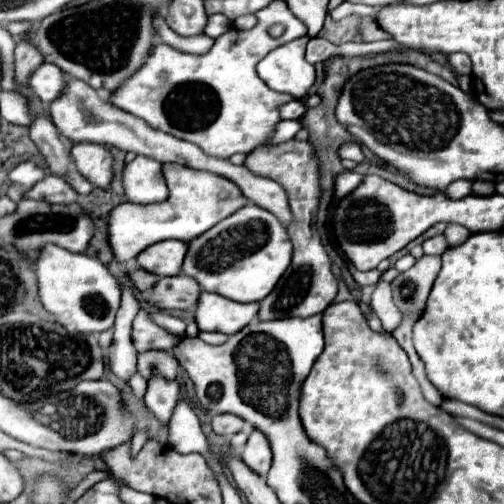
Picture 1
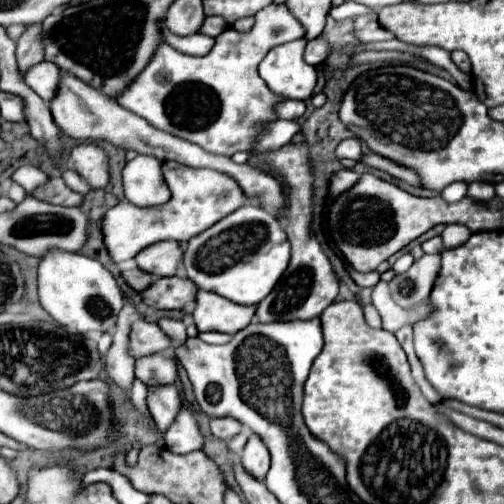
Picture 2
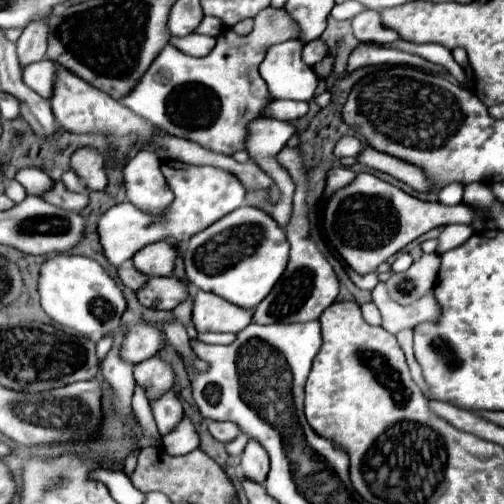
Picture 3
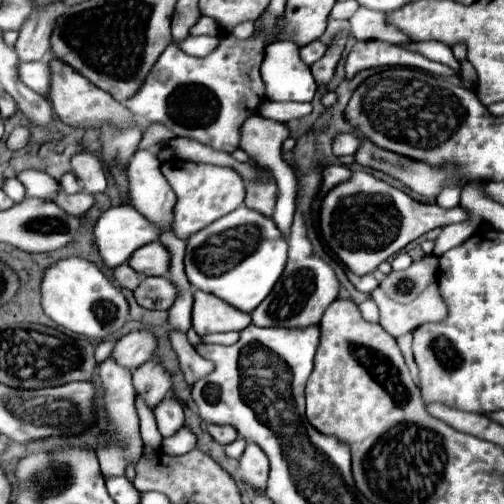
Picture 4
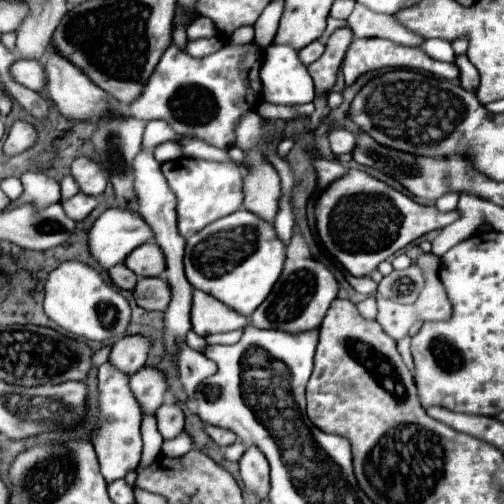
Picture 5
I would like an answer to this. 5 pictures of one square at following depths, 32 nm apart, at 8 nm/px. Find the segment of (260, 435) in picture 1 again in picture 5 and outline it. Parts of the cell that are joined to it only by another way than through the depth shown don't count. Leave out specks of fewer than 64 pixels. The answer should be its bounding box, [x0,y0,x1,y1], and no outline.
[240,446,270,500]

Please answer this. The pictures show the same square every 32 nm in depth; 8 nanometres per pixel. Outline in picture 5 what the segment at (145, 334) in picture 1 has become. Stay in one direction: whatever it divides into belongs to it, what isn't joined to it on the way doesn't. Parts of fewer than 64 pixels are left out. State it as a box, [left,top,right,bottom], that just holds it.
[110,334,152,374]

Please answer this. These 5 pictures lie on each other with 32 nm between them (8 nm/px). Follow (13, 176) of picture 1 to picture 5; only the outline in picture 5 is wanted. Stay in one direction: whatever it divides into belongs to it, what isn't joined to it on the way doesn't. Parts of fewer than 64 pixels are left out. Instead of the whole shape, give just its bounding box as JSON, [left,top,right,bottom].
[10,170,60,208]

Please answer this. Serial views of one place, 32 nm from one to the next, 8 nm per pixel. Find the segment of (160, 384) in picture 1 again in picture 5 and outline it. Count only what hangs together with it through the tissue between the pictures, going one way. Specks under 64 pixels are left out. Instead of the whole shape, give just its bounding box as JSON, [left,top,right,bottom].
[154,404,184,440]

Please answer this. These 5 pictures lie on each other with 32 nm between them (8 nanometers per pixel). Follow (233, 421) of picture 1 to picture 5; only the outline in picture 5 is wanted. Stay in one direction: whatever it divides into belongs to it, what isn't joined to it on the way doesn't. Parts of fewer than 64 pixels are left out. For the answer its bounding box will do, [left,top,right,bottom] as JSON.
[206,426,236,446]

